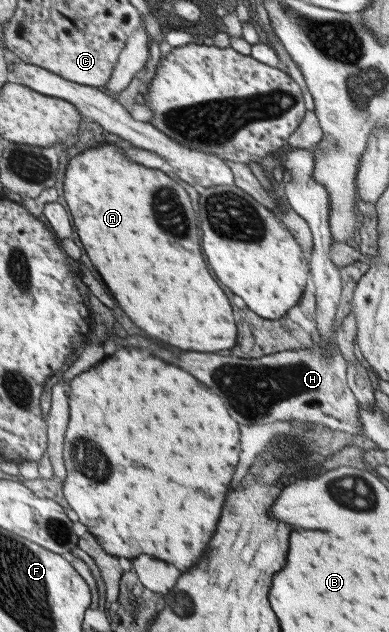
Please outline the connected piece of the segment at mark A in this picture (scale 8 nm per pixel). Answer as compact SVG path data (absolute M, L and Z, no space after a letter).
M100 143L96 148L87 148L70 159L63 190L84 248L92 256L98 272L102 272L104 282L110 286L124 312L134 318L136 326L182 350L220 352L236 346L238 328L232 304L208 270L200 248L198 212L192 208L188 192L178 182L160 169L146 168L130 160L124 149Z

